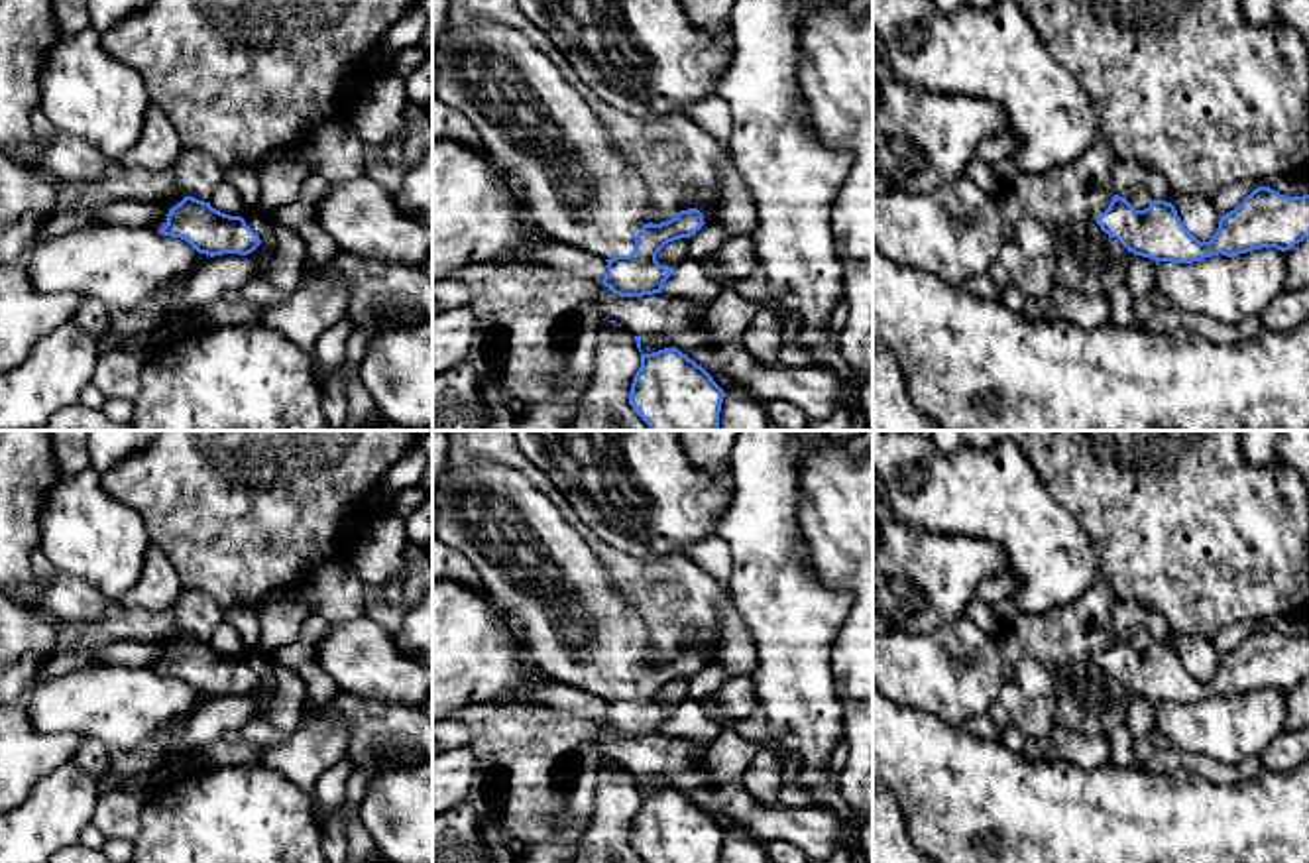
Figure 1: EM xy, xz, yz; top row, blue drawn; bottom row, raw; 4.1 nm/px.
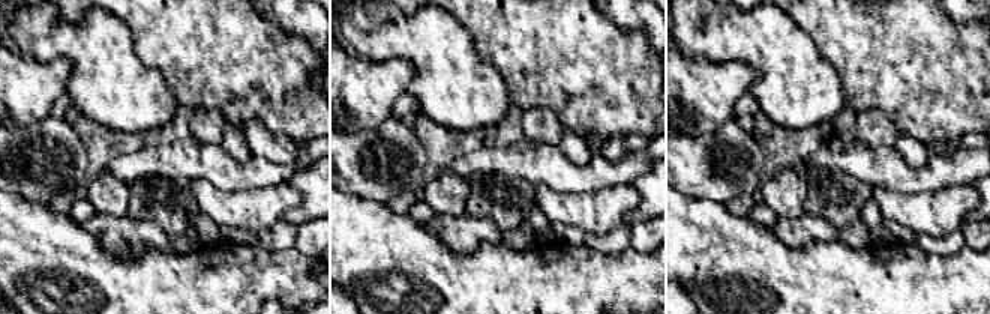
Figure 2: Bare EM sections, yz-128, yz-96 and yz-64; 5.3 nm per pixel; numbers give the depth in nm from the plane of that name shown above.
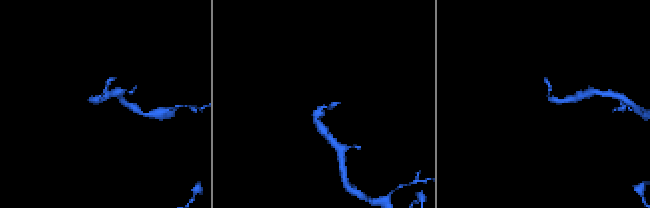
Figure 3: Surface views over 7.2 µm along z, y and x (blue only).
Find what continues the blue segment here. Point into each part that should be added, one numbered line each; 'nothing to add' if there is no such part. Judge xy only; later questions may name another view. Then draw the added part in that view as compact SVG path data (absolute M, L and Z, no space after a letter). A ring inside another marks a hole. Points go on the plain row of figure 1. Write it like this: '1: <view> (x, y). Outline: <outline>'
1: xy (168, 643). Outline: M189 635L165 637L165 639L161 641L161 653L159 653L159 657L153 661L153 664L151 664L149 668L153 668L155 672L161 672L161 668L167 664L167 655L169 655L169 651L171 651L177 643L181 643L185 637L189 637Z

